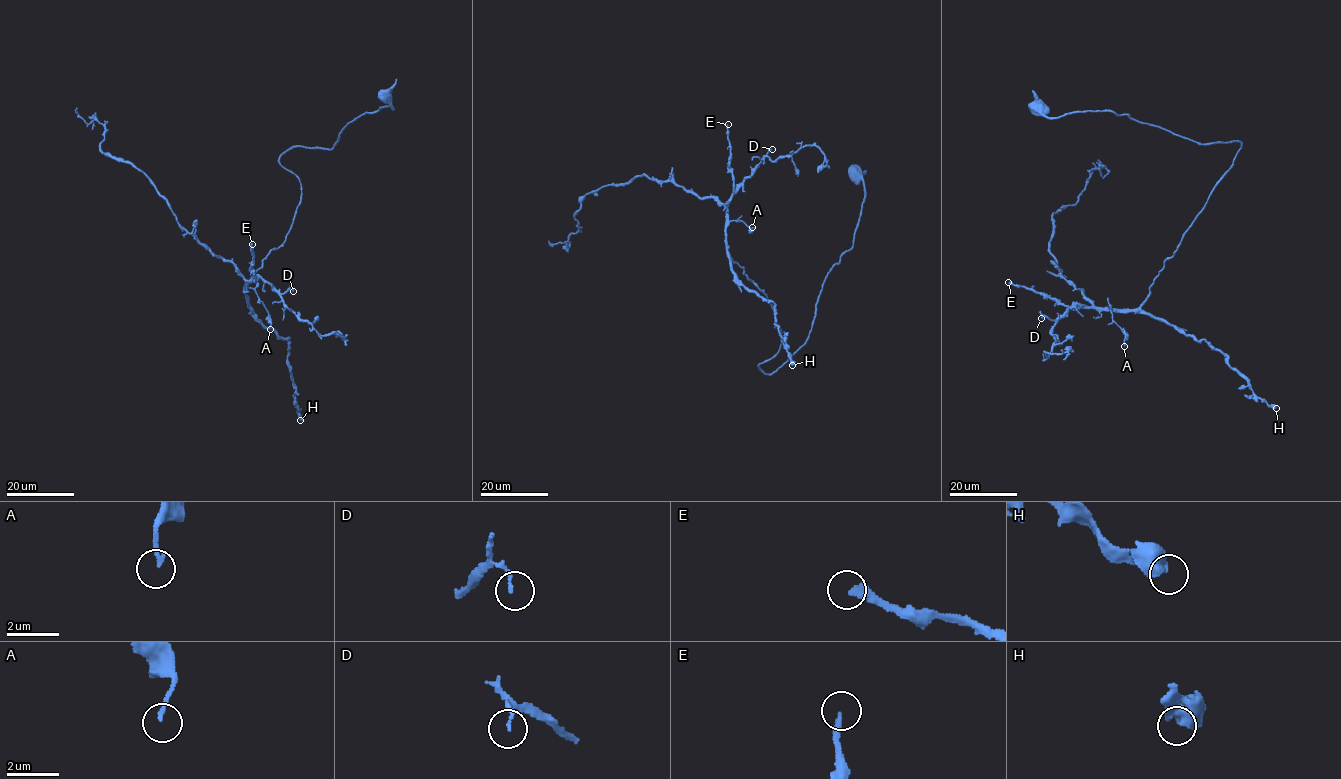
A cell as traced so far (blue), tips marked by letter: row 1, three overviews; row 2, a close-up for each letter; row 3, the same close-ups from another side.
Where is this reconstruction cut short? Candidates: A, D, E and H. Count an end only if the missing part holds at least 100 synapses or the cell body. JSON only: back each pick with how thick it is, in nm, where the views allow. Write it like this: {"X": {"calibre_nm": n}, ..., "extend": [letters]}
{"extend": []}

